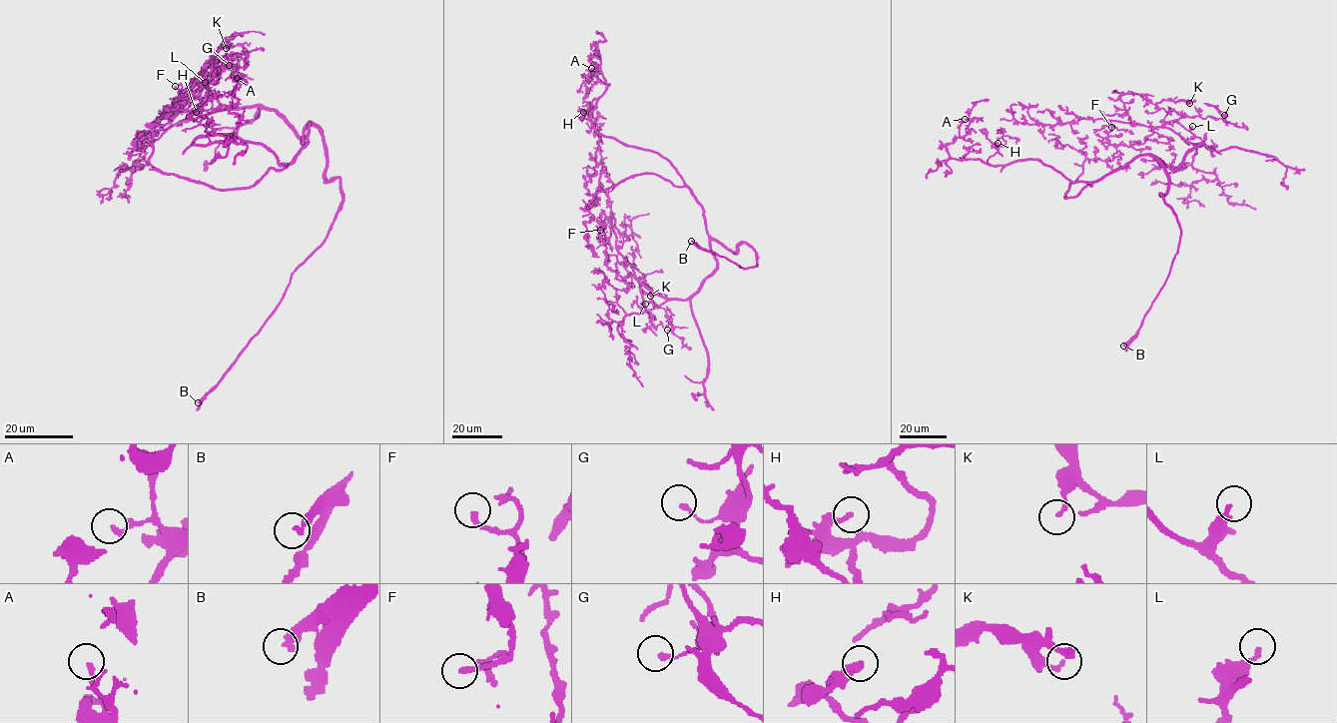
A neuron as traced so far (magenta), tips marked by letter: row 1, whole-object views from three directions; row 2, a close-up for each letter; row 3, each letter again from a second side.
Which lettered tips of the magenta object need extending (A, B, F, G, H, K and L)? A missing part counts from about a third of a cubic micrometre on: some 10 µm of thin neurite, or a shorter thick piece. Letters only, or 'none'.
B

